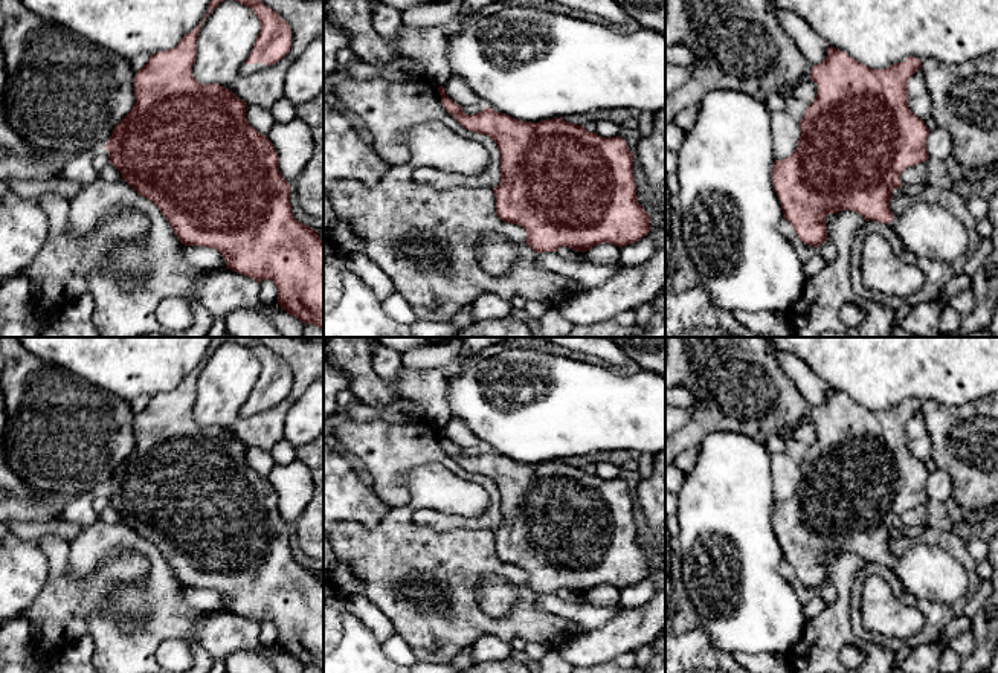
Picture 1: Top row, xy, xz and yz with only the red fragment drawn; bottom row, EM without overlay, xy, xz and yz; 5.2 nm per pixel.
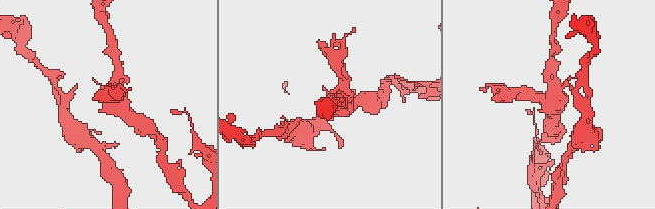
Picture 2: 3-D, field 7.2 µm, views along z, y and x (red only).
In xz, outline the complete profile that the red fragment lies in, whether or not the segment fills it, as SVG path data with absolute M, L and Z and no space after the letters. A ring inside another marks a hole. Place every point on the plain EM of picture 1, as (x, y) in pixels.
M438 429L446 452L467 472L490 478L501 496L501 525L493 530L496 555L505 565L522 568L526 572L526 586L537 595L557 594L566 588L575 594L588 594L597 586L609 584L618 589L632 586L645 578L650 569L650 557L638 545L633 519L633 494L621 479L601 479L584 469L565 464L563 459L542 464L525 464L505 455L485 449L476 456L465 456L455 446L444 429Z

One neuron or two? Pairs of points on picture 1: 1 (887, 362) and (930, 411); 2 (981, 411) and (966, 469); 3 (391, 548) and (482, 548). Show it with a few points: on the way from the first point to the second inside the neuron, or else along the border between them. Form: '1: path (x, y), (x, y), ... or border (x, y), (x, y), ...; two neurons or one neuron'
1: border (920, 402), (957, 406); two neurons
2: path (981, 425), (980, 455); one neuron
3: path (414, 548), (460, 548); one neuron

